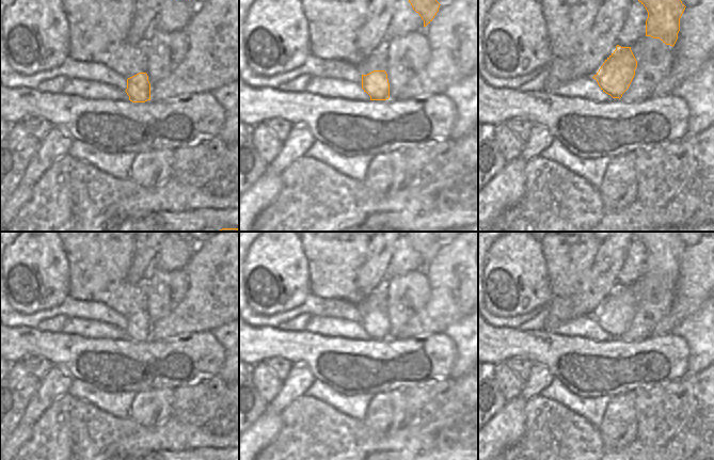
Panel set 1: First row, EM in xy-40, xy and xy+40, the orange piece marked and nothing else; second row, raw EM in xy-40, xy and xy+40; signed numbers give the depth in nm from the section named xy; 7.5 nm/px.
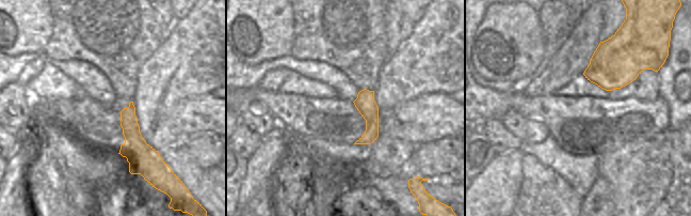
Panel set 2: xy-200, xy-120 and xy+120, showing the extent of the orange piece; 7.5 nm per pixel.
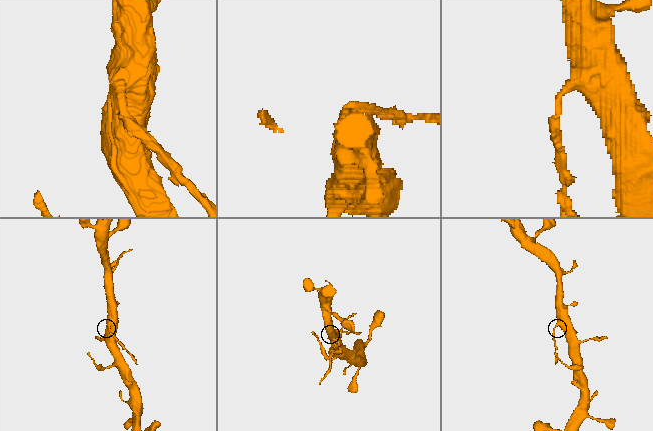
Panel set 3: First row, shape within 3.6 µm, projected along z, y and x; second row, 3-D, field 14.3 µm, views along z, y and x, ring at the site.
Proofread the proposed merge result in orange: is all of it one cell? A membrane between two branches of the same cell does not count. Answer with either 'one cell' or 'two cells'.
two cells

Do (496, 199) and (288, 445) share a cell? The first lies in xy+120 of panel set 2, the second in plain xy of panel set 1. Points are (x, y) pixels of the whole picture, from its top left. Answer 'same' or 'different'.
different

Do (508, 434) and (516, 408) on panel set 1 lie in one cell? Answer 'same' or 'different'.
same

